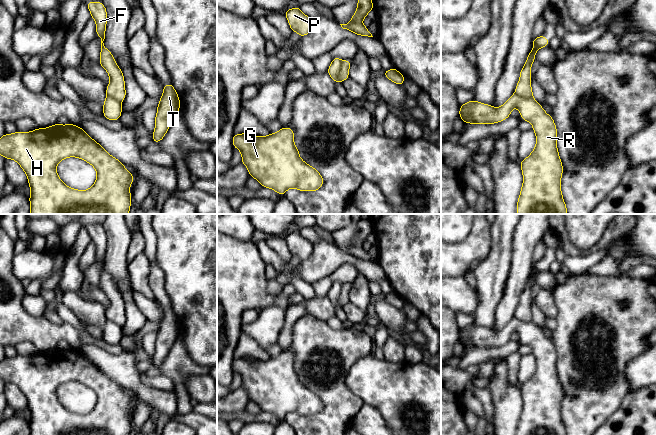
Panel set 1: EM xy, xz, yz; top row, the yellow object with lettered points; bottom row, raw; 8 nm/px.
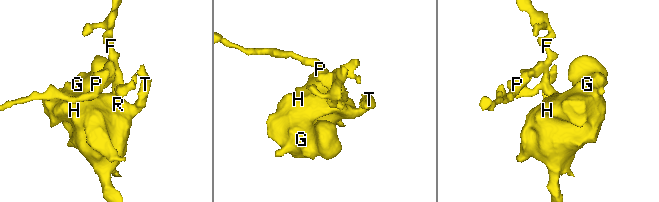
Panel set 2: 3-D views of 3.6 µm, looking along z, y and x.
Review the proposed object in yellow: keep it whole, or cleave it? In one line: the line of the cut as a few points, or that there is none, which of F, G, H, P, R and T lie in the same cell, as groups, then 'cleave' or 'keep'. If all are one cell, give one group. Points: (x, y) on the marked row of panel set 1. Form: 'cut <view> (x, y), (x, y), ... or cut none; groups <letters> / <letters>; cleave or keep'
cut xz (342, 61), (339, 67), (340, 81); groups F P / G H R T; cleave

